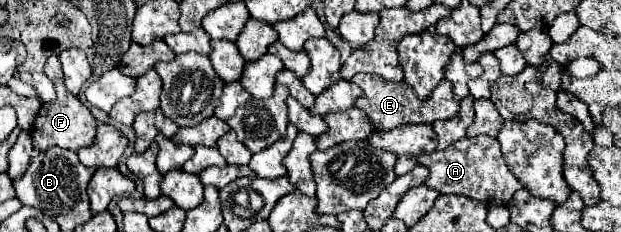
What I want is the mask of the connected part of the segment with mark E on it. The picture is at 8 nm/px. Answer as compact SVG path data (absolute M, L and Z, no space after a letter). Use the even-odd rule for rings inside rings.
M357 74L355 78L351 78L351 82L355 82L363 90L363 96L355 100L355 106L365 112L375 130L391 130L403 124L427 124L435 120L449 120L459 112L459 102L453 98L451 84L447 84L447 80L441 80L427 100L421 100L409 88L409 84L405 82L395 84L375 74Z

